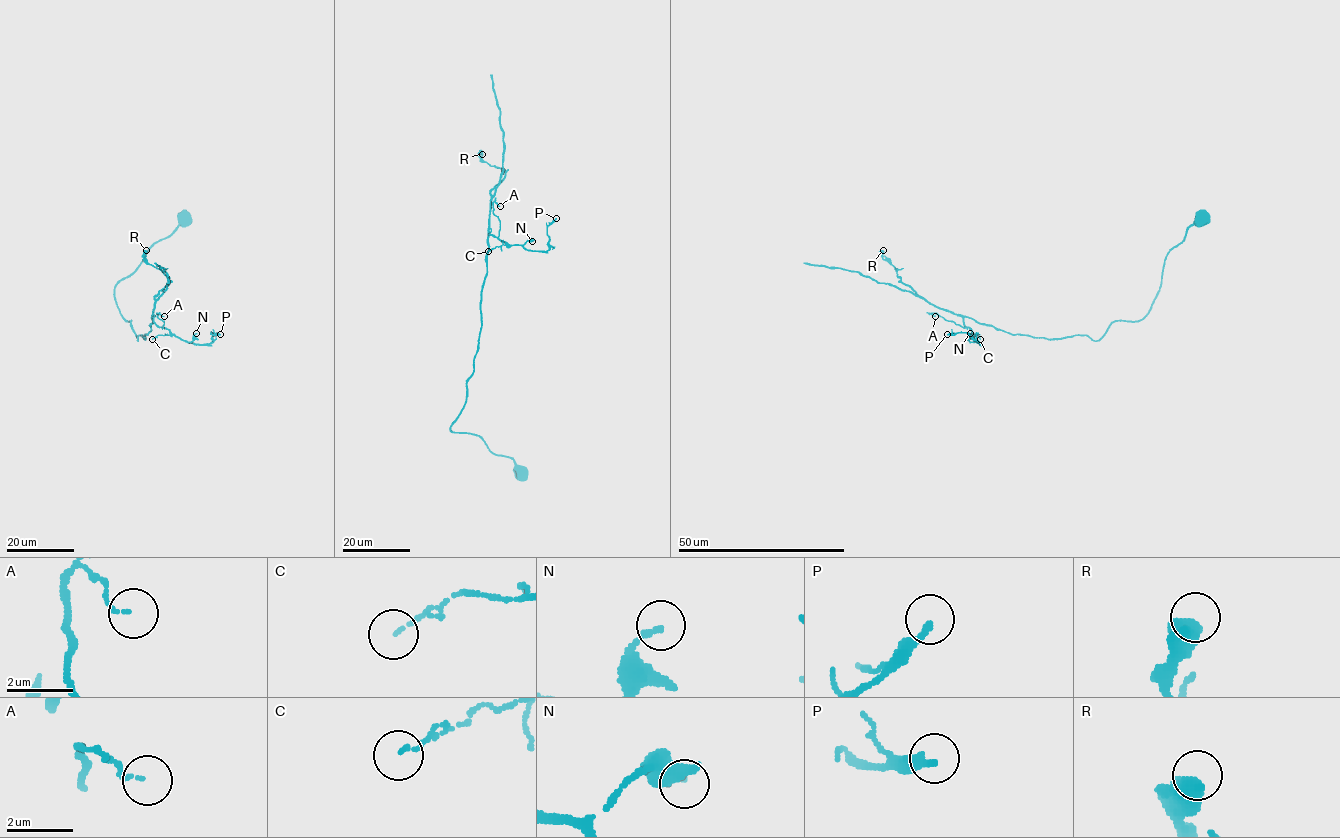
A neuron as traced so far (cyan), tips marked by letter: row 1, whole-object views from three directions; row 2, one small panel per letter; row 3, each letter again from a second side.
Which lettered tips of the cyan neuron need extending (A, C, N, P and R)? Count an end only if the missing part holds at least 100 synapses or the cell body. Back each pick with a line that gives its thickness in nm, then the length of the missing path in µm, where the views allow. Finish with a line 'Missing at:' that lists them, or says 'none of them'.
Missing at: none of them

